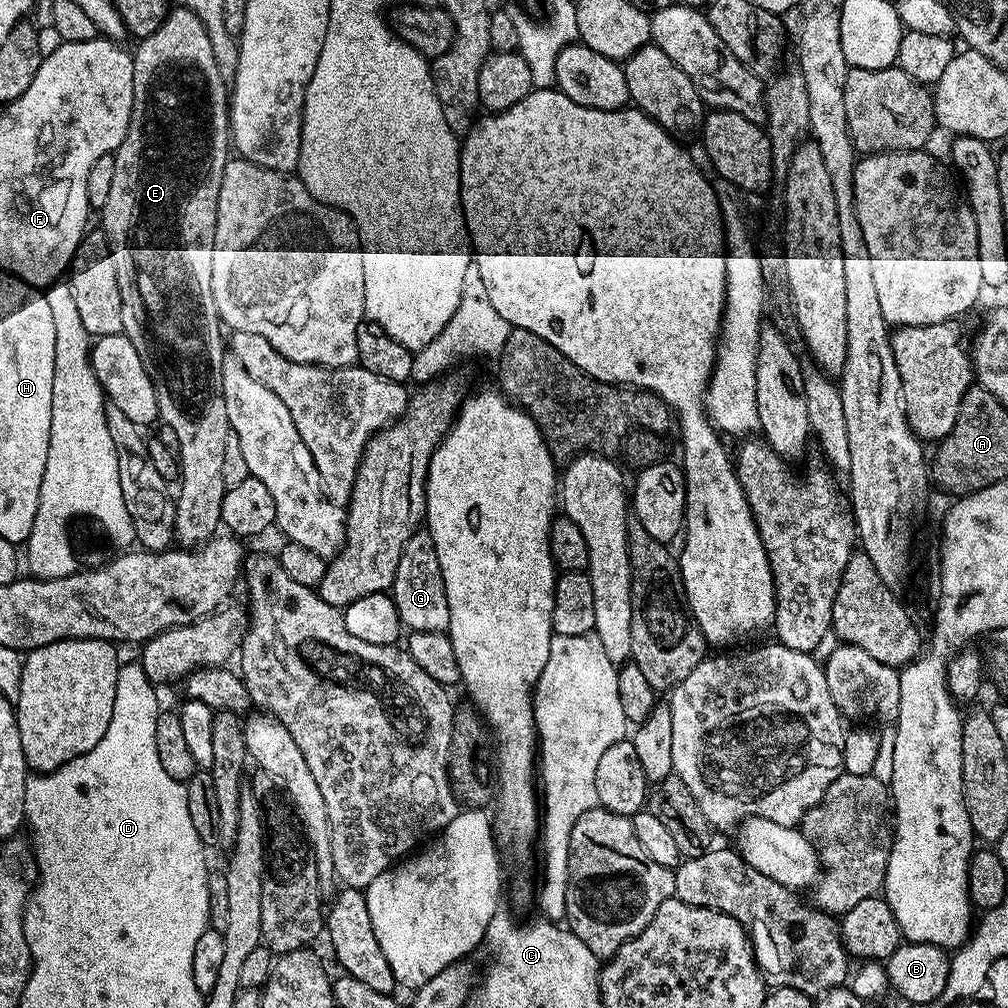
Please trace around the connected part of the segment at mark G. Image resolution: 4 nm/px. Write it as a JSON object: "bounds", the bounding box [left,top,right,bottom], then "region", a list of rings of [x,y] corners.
{"bounds":[390,530,450,632],"region":[[[427,530],[414,533],[398,558],[398,570],[390,589],[392,601],[400,615],[400,623],[413,632],[447,632],[450,626],[450,606],[446,602],[446,586],[438,554]]]}

